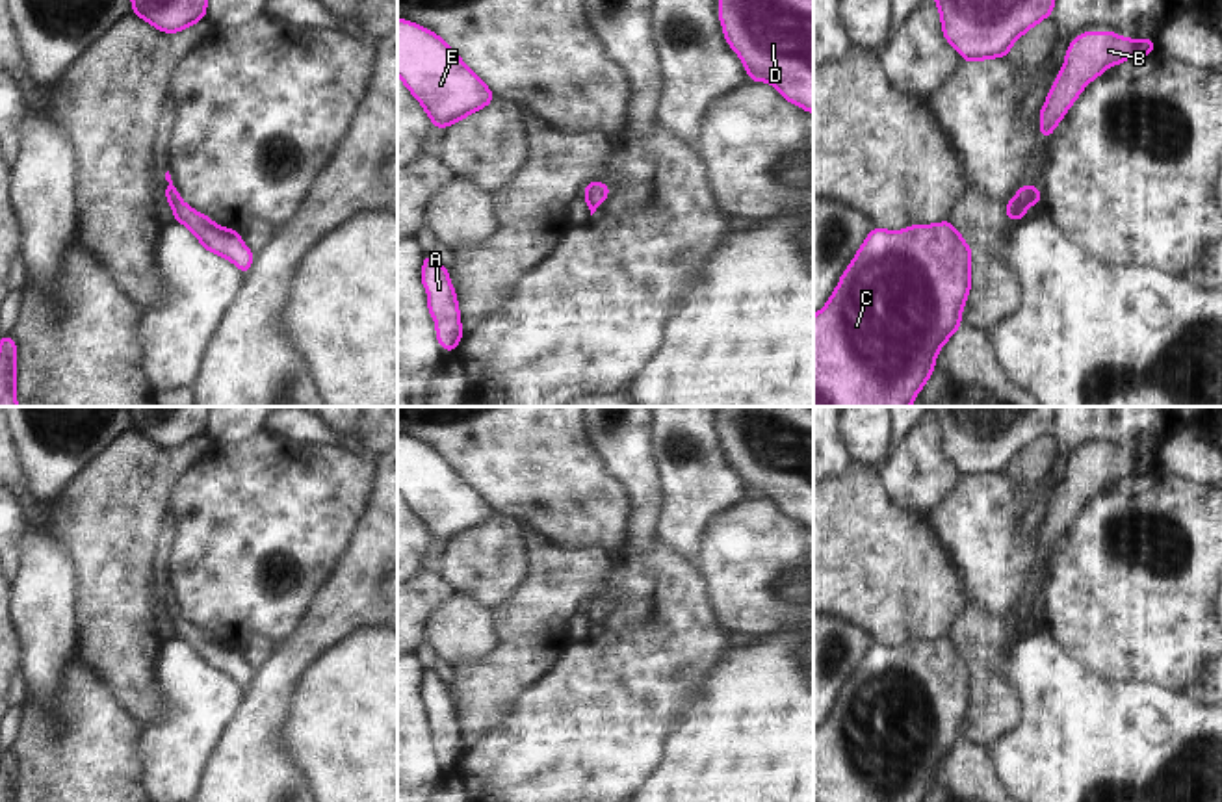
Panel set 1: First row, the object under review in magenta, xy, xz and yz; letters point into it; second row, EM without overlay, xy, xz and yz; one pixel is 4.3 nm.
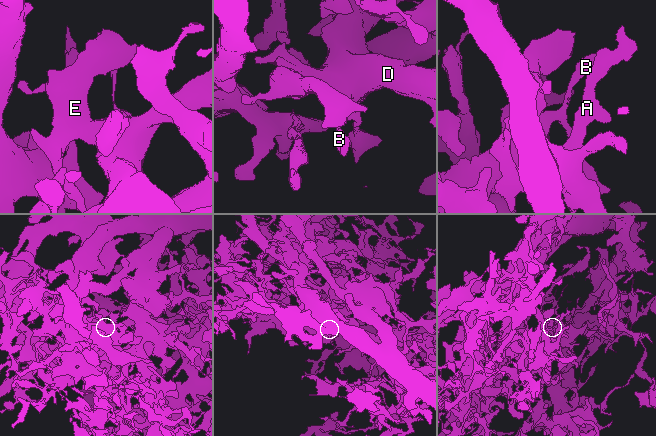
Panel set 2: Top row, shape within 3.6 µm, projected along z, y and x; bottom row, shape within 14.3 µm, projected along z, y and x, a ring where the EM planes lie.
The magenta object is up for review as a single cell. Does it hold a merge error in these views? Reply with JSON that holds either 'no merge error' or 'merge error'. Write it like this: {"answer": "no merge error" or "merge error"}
{"answer": "no merge error"}

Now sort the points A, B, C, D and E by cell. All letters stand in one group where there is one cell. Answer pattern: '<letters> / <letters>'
A B C D E

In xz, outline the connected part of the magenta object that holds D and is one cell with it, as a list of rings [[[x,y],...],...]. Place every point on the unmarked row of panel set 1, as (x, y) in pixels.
[[[719,407],[719,436],[748,496],[771,498],[786,516],[813,529],[813,407]]]

